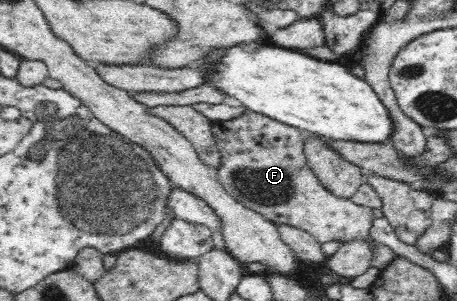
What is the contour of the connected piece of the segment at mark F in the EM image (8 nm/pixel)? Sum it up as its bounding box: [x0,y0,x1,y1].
[212,108,398,271]

